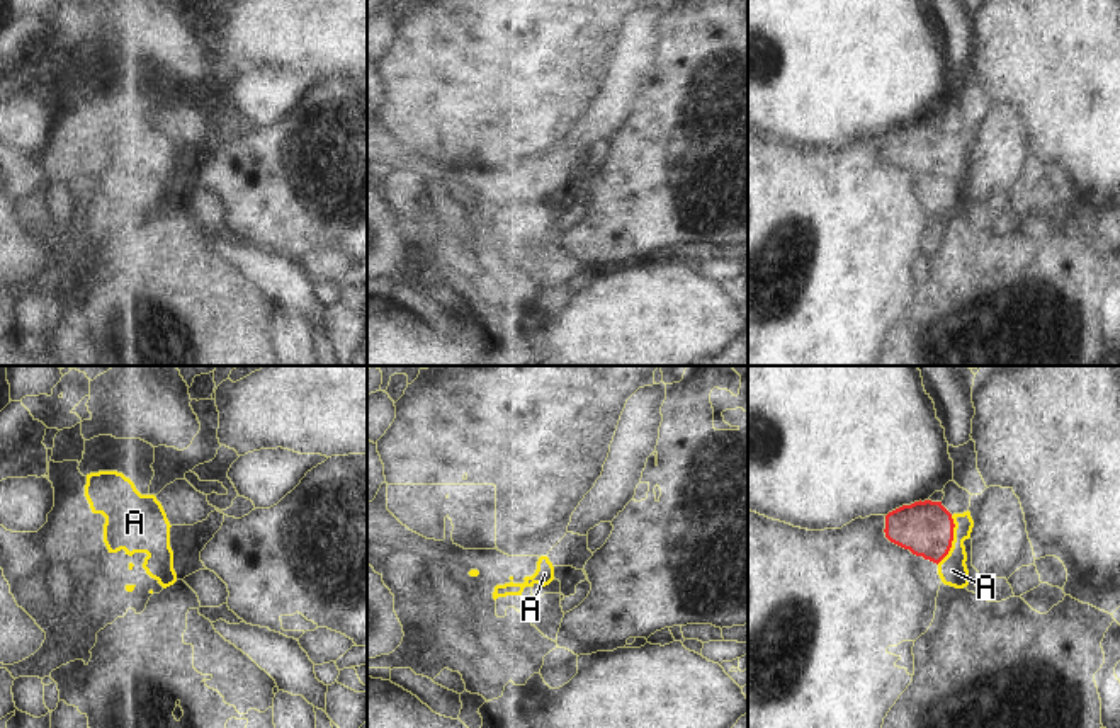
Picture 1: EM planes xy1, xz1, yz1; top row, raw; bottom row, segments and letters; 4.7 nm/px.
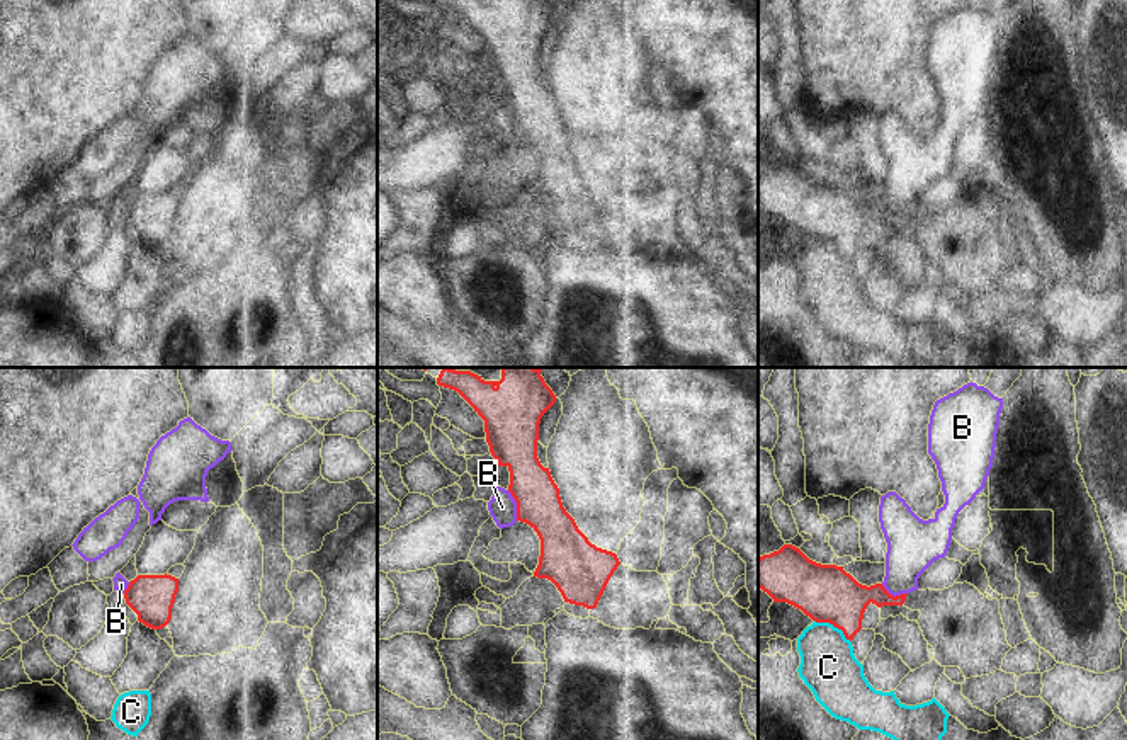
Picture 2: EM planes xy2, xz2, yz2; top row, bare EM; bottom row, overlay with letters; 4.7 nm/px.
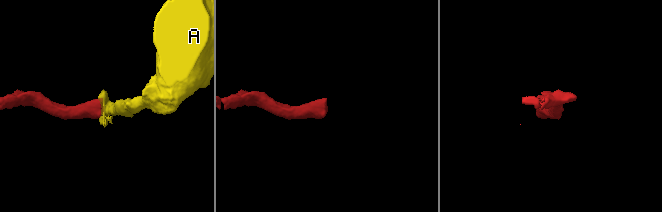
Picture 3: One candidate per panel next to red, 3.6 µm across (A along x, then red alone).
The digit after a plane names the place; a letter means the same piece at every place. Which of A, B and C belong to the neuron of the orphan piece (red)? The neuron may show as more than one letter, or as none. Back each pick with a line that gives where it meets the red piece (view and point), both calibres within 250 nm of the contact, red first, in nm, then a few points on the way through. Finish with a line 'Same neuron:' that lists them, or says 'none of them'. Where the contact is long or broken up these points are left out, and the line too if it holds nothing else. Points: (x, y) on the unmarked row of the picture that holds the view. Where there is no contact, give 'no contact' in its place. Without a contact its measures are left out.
A: yz1 (952, 159) | 260/140 nm | across yz1 (925, 147), (942, 159), (952, 159), (952, 189)
Same neuron: A

